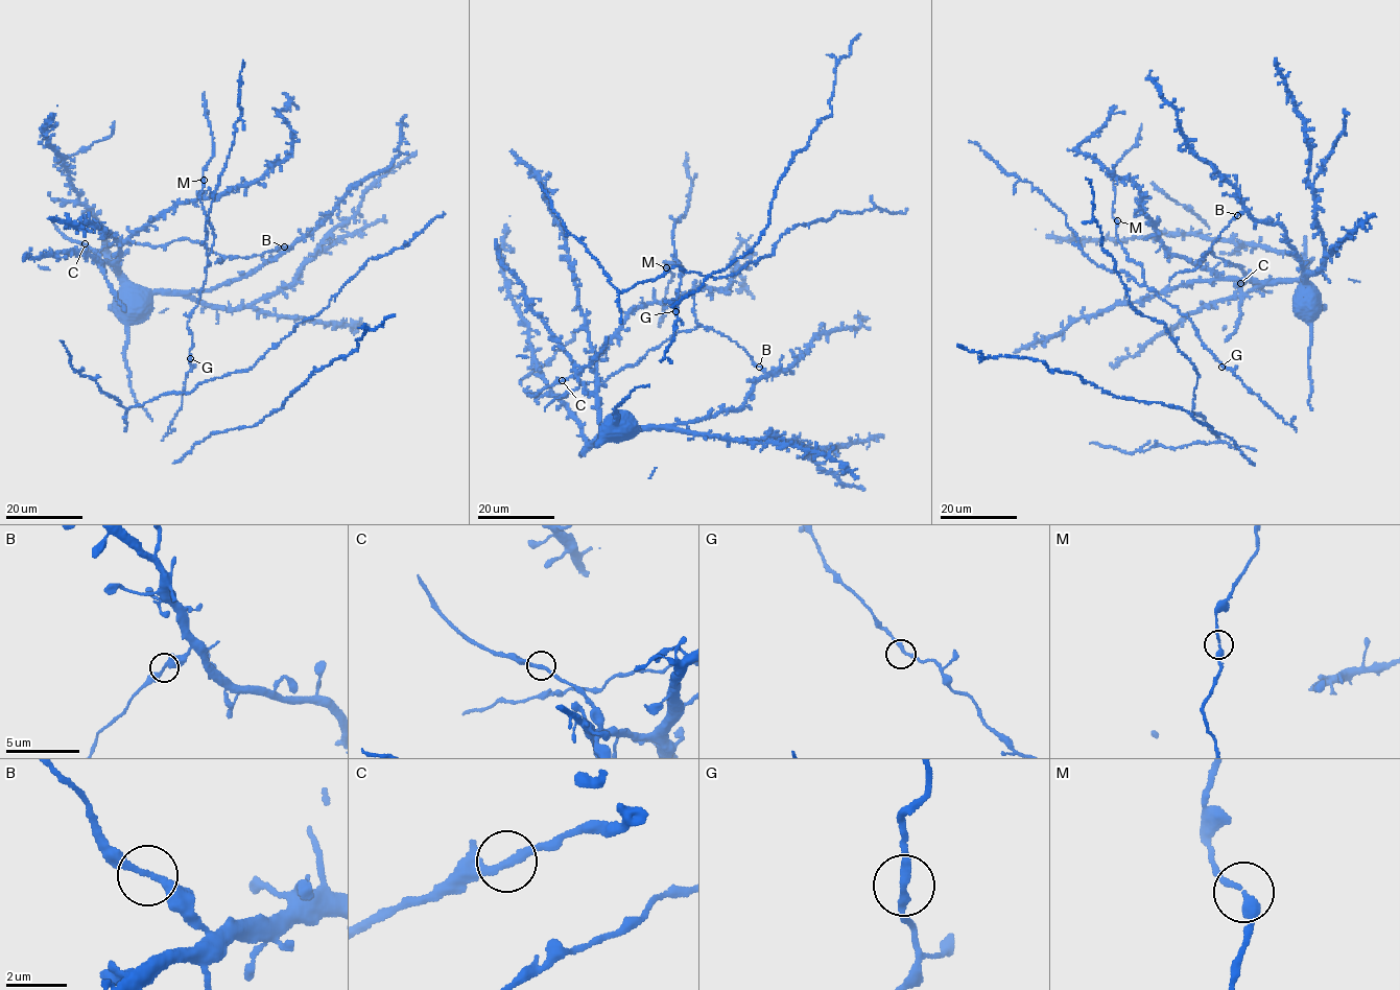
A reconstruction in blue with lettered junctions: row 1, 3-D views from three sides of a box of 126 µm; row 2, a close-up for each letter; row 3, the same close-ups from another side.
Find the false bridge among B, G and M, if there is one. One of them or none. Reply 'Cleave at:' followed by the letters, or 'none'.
Cleave at: B

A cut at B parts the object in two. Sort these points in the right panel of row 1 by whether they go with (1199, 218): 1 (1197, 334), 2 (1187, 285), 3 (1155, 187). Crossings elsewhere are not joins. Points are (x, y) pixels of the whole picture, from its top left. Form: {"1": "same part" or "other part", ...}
{"1": "other part", "2": "other part", "3": "same part"}

